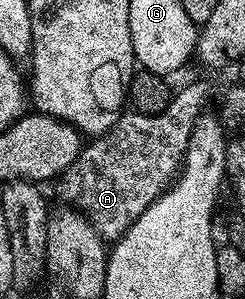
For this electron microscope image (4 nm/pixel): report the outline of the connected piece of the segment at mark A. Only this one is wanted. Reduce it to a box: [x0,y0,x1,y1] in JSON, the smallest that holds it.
[58,83,208,241]

